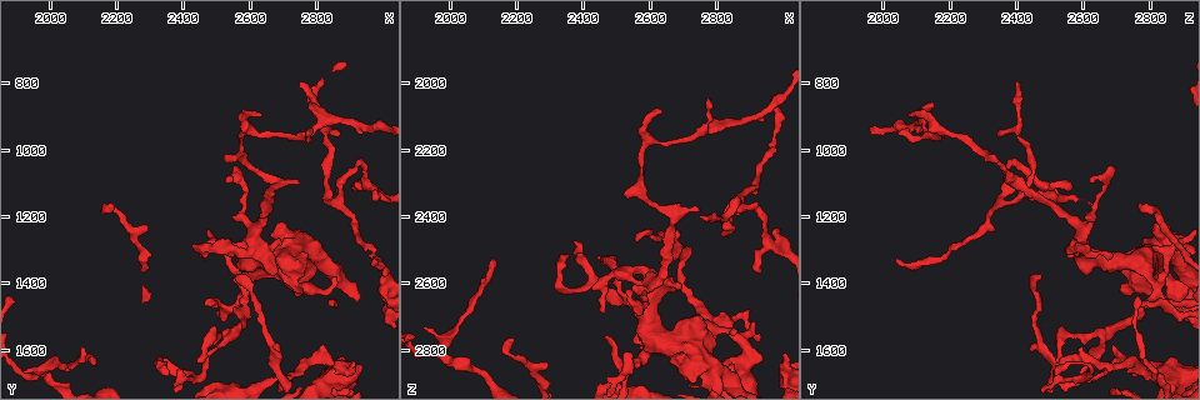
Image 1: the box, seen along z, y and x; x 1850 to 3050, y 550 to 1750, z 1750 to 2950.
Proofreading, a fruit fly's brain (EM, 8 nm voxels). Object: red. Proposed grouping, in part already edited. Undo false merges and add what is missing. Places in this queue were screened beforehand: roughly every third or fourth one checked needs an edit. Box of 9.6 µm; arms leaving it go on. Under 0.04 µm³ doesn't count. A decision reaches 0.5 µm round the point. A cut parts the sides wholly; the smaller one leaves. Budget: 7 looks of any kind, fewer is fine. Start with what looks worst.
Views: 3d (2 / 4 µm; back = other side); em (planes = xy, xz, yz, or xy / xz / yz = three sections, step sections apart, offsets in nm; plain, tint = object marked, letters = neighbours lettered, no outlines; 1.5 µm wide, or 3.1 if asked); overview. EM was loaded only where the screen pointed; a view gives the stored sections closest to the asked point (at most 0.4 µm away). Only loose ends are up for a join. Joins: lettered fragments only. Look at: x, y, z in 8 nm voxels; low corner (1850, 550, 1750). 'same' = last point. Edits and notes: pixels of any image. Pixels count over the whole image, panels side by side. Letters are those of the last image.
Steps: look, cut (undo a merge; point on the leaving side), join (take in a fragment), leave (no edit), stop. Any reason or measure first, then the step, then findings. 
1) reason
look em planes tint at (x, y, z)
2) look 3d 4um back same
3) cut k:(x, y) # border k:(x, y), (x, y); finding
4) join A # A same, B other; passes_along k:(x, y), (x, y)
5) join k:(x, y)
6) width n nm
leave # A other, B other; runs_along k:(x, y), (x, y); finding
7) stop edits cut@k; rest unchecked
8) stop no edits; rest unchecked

end of a long branch
look 3d 2um back at (2990, 1330, 2030)

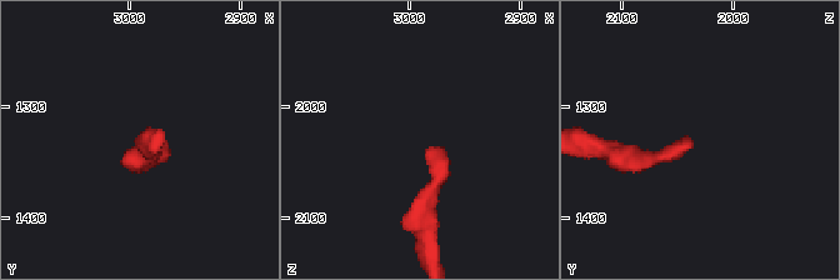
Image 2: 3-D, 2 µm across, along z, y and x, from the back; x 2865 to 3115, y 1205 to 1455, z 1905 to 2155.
now the EM
look em planes letters at (2982, 1336, 2036)

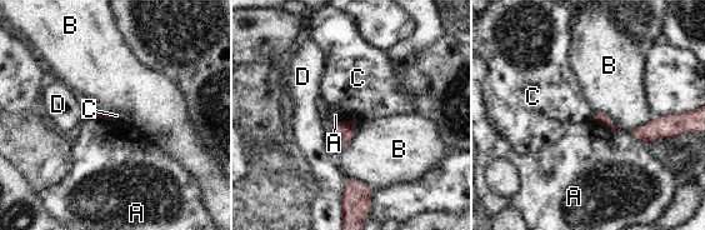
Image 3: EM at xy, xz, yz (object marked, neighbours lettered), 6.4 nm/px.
leave # A other, B other, C other, D other; border 3:(594, 113), (590, 119); no lettered fragment goes on from it

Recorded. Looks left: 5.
an open end
look 3d 4um at (1920, 1670, 2740)

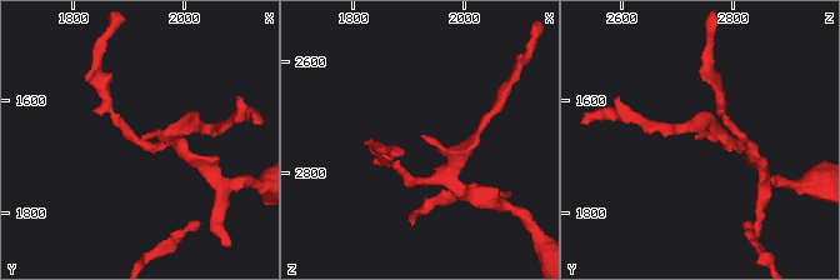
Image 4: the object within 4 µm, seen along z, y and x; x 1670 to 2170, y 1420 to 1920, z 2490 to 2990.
look em xz step 4 letters at (1930, 1670, 2730)

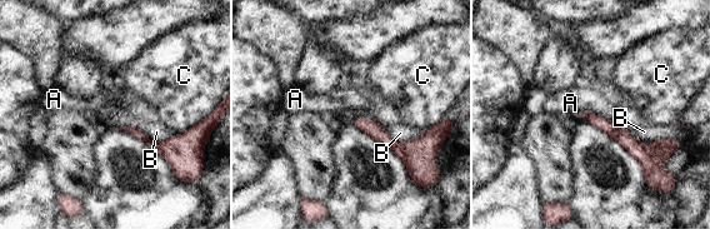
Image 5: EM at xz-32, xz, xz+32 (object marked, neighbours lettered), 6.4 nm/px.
another direction
look em planes letters same

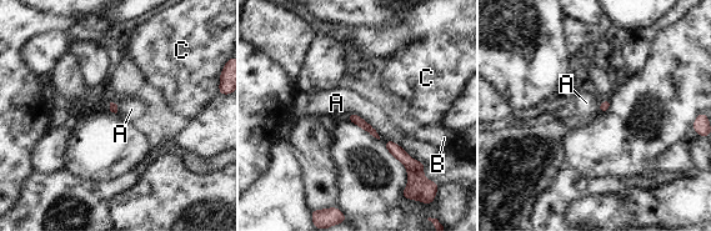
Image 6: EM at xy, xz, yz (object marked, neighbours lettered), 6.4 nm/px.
leave # A other, B other, C other; border 6:(384, 141), (395, 141), (426, 164); none of them fits

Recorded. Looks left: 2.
stops while still wide
look em xz step 4 letters at (2710, 1220, 2810)

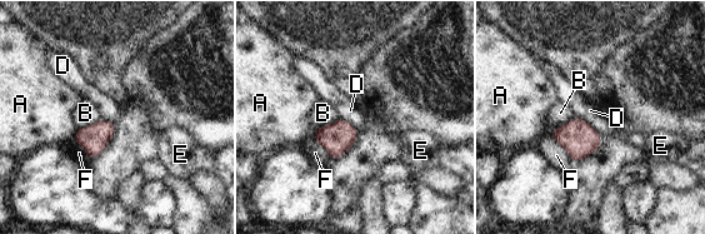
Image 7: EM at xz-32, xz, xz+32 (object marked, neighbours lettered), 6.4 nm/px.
another direction
look em planes letters same

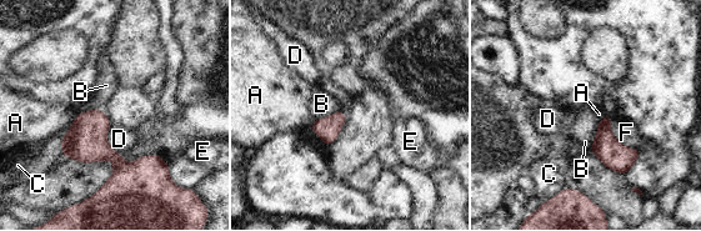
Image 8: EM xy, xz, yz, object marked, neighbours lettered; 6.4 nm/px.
leave # A other, B other, C other, D other, E other, F other; border 8:(101, 109), (86, 109), (73, 122); none of them fits

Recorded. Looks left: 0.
stop no edits; rest unchecked

